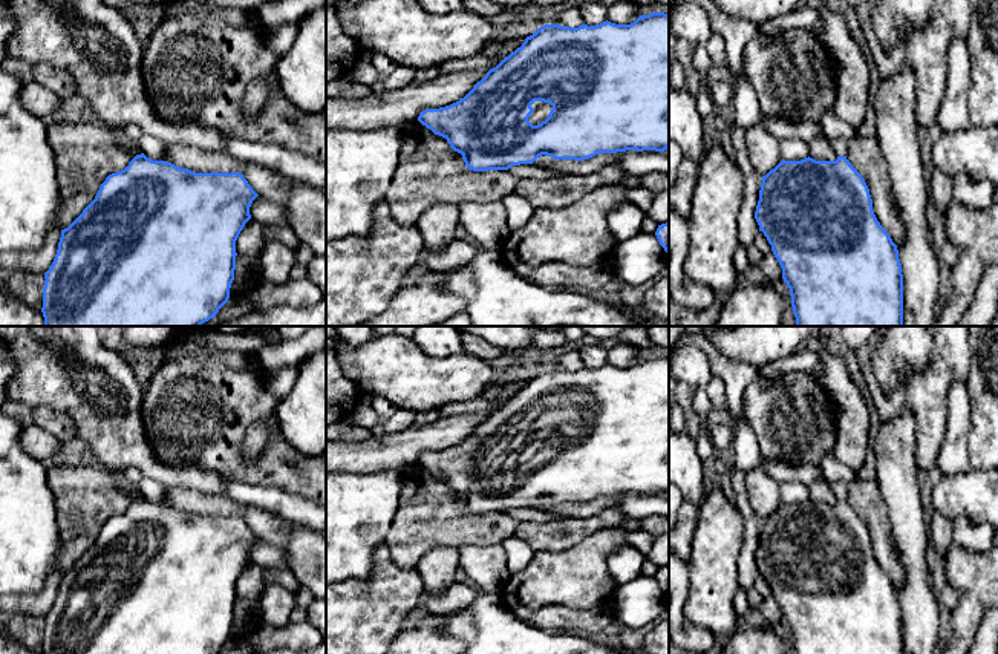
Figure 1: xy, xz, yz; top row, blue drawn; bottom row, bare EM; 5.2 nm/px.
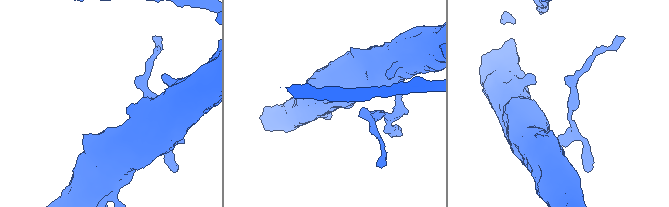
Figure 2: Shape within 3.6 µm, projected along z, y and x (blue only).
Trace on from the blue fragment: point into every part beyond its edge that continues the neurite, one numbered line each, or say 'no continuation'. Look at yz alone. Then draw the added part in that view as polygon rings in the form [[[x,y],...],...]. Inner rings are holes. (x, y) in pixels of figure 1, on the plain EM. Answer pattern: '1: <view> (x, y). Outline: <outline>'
1: yz (839, 487). Outline: [[[834,481],[834,482],[830,482],[830,486],[837,499],[846,498],[848,486],[850,486],[846,481]]]

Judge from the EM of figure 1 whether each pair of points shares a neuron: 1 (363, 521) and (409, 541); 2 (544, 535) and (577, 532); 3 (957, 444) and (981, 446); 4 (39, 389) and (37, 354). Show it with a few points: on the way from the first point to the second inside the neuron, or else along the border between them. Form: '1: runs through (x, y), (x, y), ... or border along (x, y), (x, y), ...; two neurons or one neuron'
1: border along (400, 498), (392, 526), (383, 542); two neurons
2: runs through (551, 535), (570, 530); one neuron
3: border along (969, 409), (968, 463), (972, 467); two neurons
4: runs through (39, 380), (39, 363); one neuron

